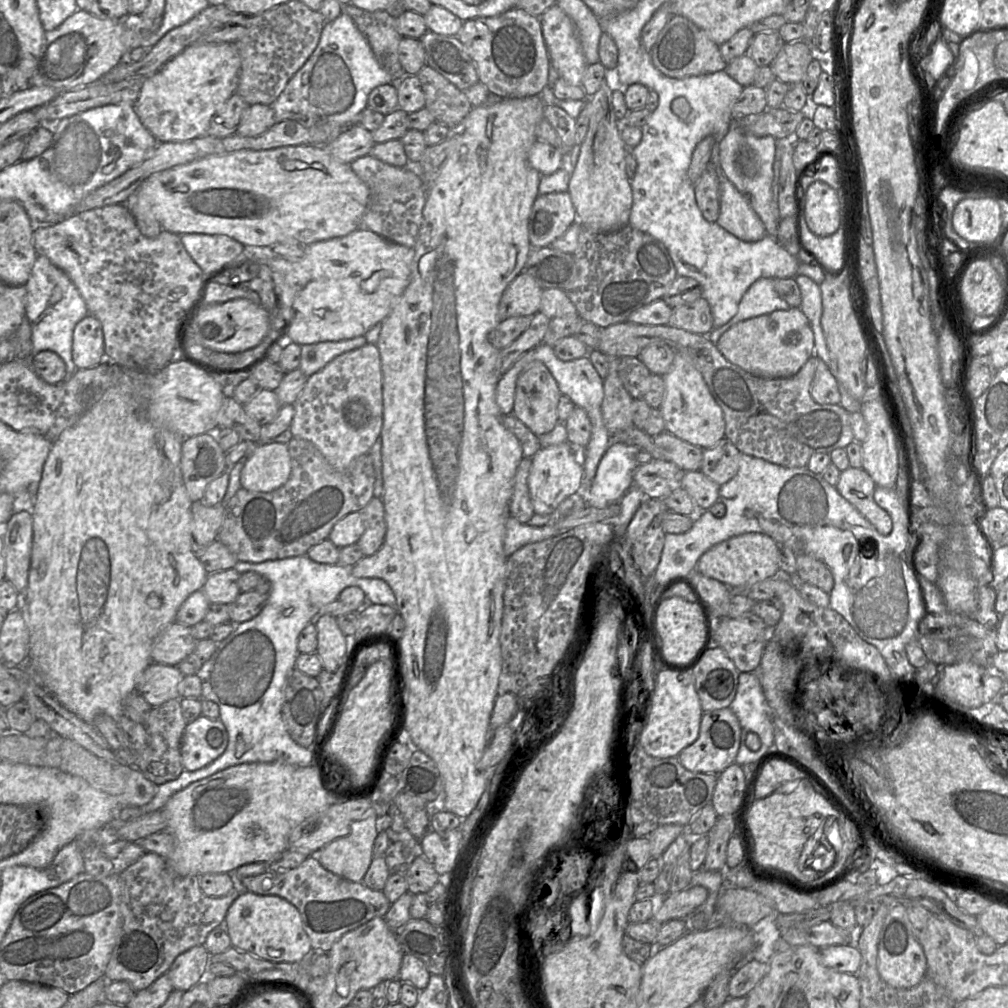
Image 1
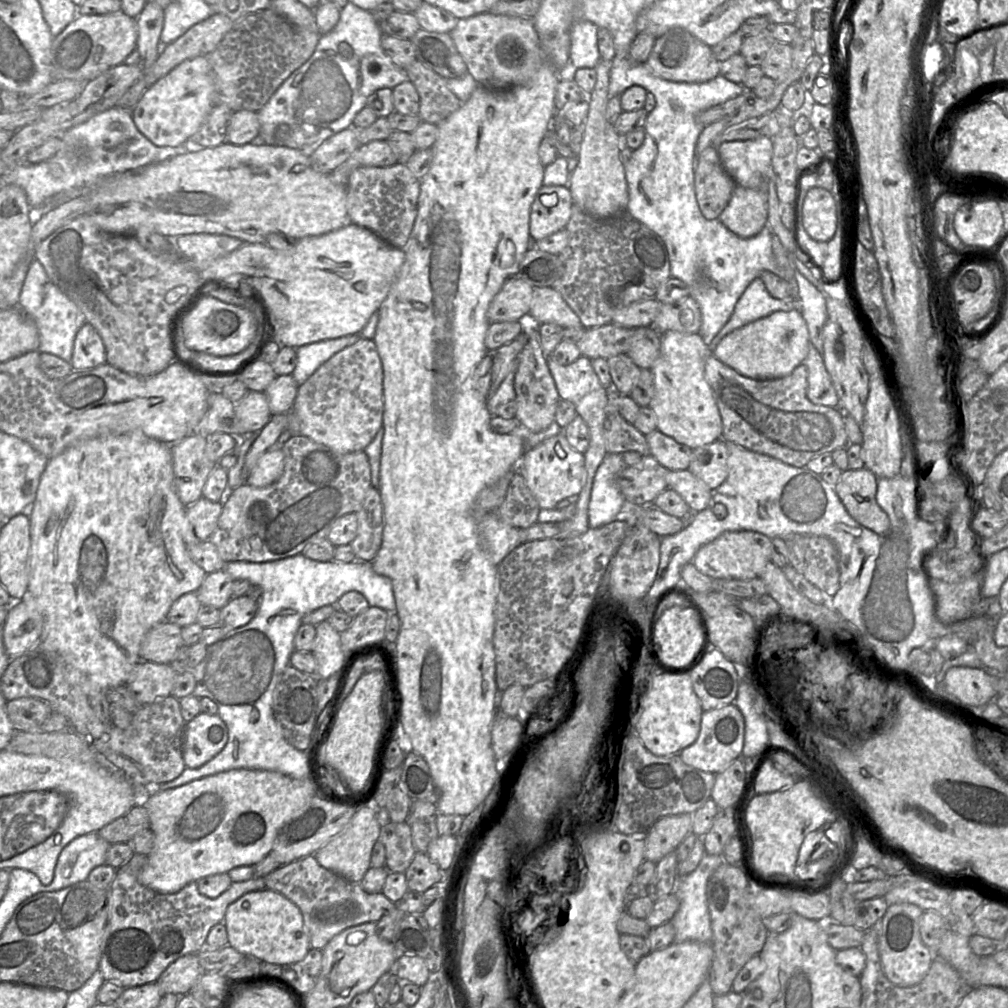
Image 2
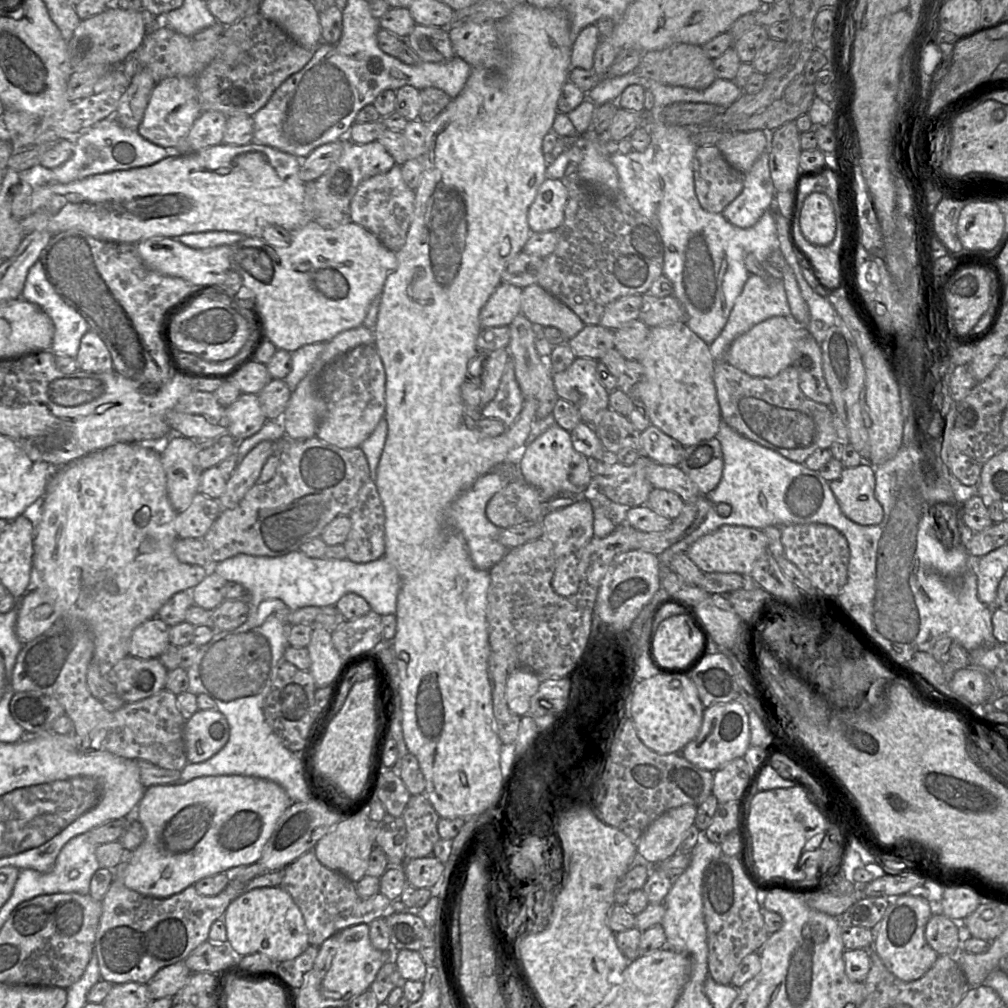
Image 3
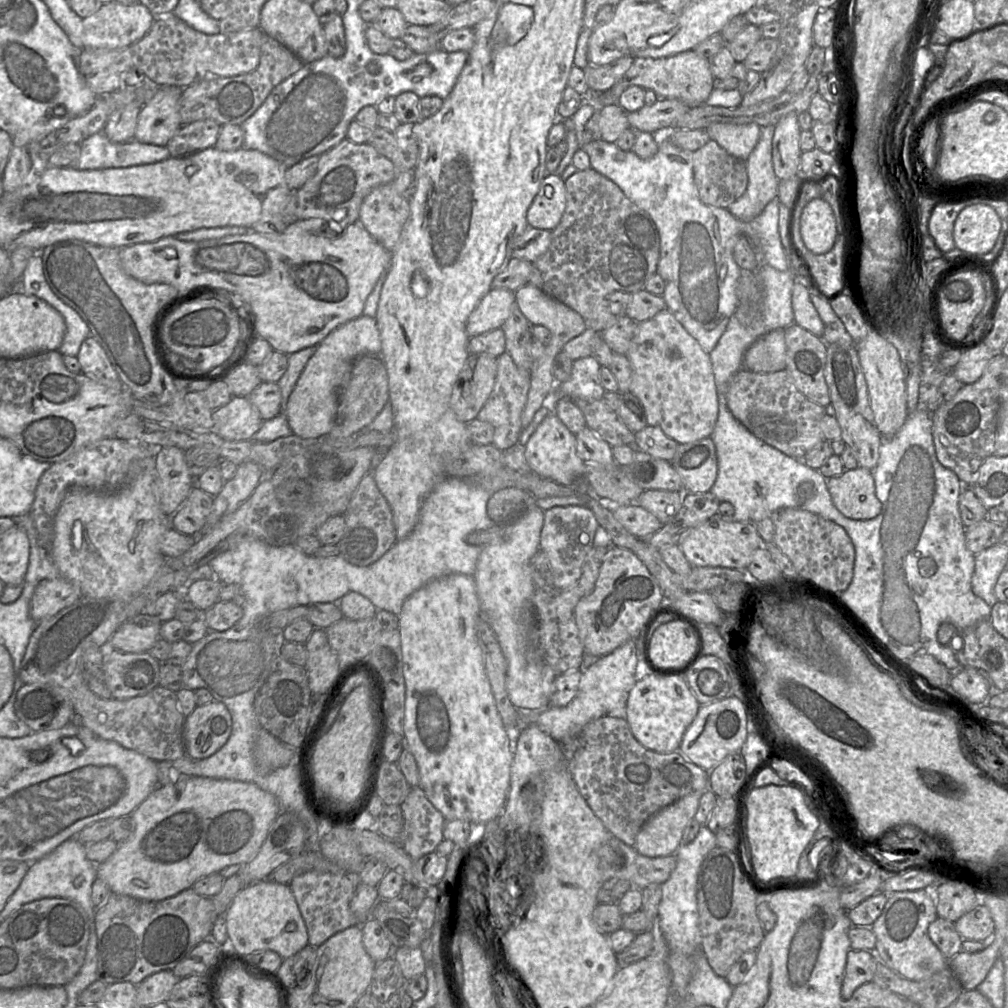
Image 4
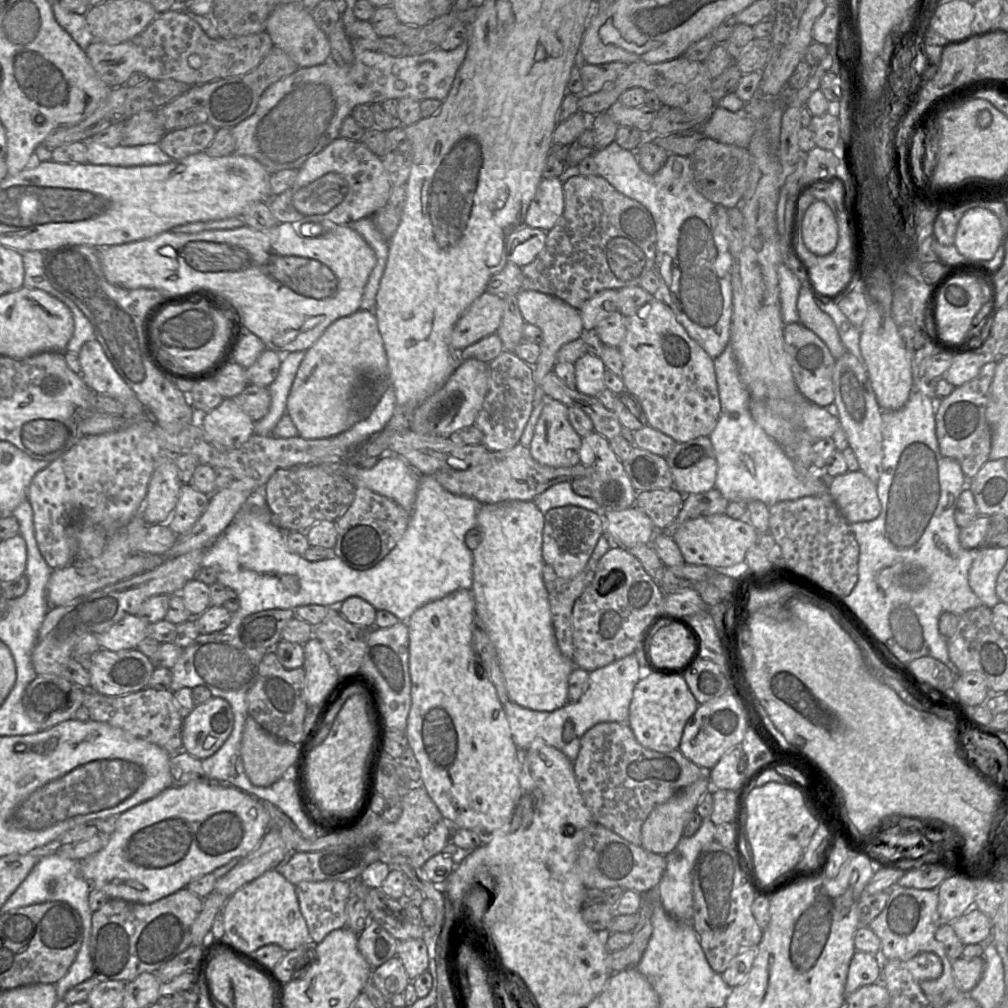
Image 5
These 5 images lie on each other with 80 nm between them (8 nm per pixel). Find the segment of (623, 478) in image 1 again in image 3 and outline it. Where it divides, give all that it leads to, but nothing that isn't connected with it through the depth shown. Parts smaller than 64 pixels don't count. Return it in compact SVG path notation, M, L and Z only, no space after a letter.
M591 481L587 486L585 499L593 510L593 534L597 538L608 536L618 524L625 523L625 510L621 505L612 502L597 489L593 489Z

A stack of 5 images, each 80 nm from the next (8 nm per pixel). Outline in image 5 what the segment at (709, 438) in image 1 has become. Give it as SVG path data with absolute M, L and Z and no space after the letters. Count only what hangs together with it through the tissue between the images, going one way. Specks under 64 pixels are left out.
M654 297L638 312L625 319L626 334L618 347L623 360L621 379L625 389L635 395L645 412L647 425L670 436L677 443L708 436L720 417L720 399L712 359L677 321L671 308Z

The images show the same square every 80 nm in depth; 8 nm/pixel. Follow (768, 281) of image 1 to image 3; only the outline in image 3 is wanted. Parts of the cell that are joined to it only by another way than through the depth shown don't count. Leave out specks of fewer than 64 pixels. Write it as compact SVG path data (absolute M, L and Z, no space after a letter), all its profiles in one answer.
M751 274L745 283L743 291L734 303L726 325L719 336L709 345L710 353L715 362L724 360L724 355L735 339L748 332L756 324L775 316L791 318L791 310L783 280L777 279L766 282L761 277Z

